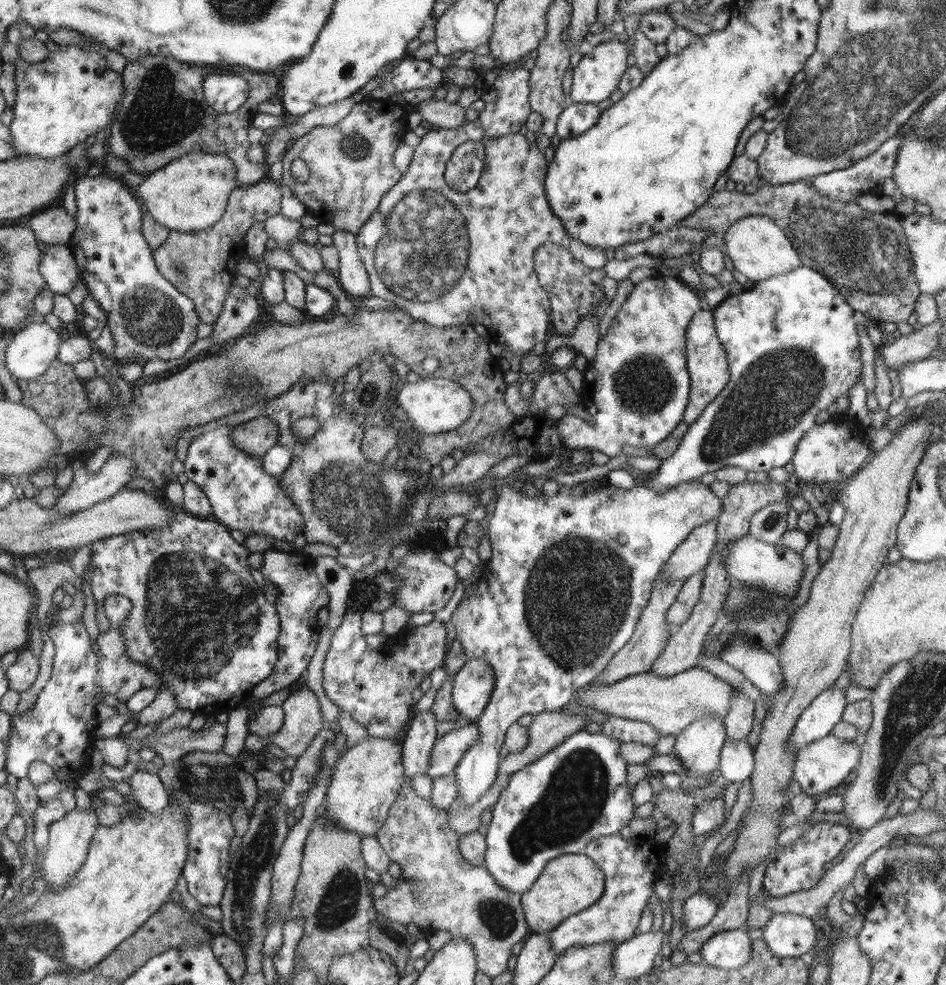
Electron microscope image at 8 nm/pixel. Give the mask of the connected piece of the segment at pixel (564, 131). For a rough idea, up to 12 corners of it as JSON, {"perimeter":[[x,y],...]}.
{"perimeter":[[569,102],[556,134],[569,139],[592,128],[601,115],[592,103]]}

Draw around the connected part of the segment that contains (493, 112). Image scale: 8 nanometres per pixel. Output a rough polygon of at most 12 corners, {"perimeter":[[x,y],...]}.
{"perimeter":[[499,66],[497,98],[479,112],[486,136],[521,133],[529,114],[530,71]]}

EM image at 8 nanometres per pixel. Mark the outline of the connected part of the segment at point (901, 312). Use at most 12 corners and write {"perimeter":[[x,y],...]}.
{"perimeter":[[809,181],[714,191],[677,226],[771,218],[860,318],[920,296],[902,217]]}

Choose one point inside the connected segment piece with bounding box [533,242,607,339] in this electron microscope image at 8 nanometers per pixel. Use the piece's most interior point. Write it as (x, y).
(574, 290)

